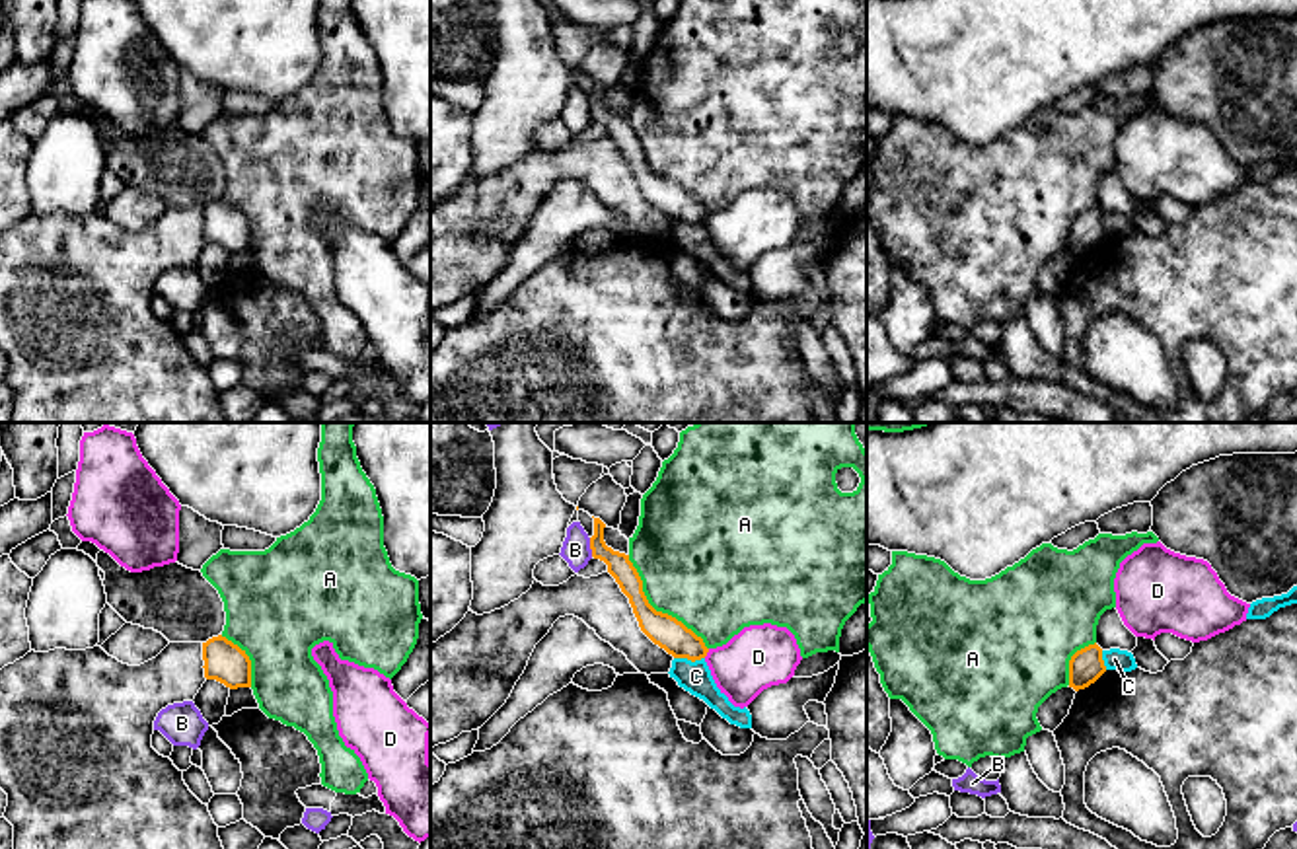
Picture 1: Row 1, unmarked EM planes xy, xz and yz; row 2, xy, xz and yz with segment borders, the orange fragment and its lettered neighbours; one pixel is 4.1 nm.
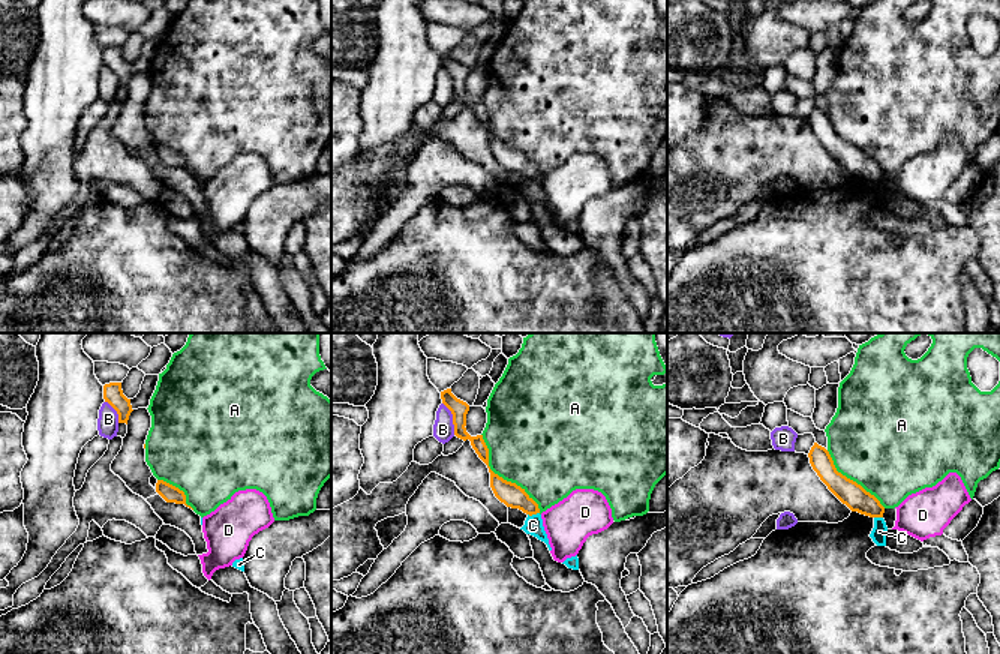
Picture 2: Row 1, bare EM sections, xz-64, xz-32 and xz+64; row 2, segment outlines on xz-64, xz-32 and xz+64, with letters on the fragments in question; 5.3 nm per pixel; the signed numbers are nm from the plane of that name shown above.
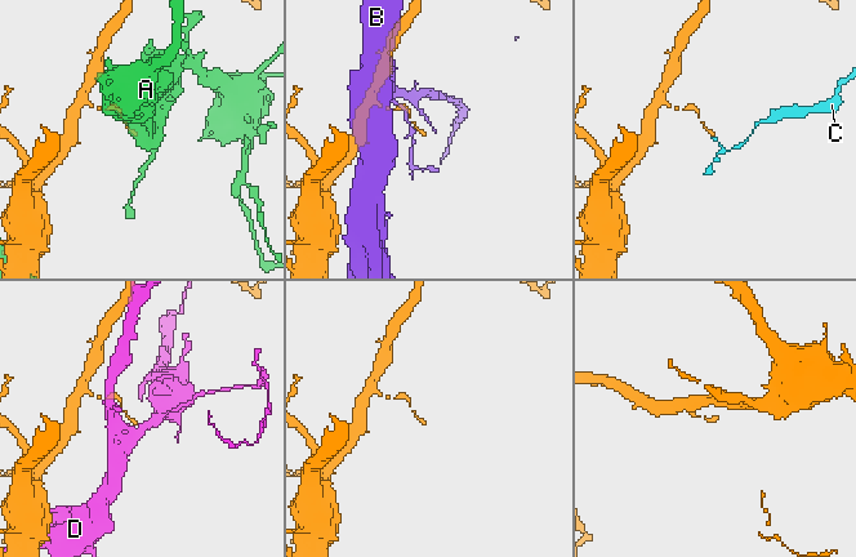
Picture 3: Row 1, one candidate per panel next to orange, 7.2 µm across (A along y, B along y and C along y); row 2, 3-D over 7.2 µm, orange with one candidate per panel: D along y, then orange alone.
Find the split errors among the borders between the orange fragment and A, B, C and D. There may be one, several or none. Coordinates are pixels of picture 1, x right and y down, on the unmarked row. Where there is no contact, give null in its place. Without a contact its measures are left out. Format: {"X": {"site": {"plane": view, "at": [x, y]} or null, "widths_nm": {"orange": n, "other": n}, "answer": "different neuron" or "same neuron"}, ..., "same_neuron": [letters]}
{"A": {"site": {"plane": "xz", "at": [655, 174]}, "widths_nm": {"orange": 140, "other": 460}, "answer": "different neuron"}, "B": {"site": {"plane": "xz", "at": [591, 111]}, "widths_nm": {"orange": 100, "other": 120}, "answer": "different neuron"}, "C": {"site": {"plane": "xz", "at": [690, 222]}, "widths_nm": {"orange": 140, "other": 130}, "answer": "different neuron"}, "D": {"site": {"plane": "xz", "at": [707, 215]}, "widths_nm": {"orange": 140, "other": 260}, "answer": "different neuron"}, "same_neuron": []}

